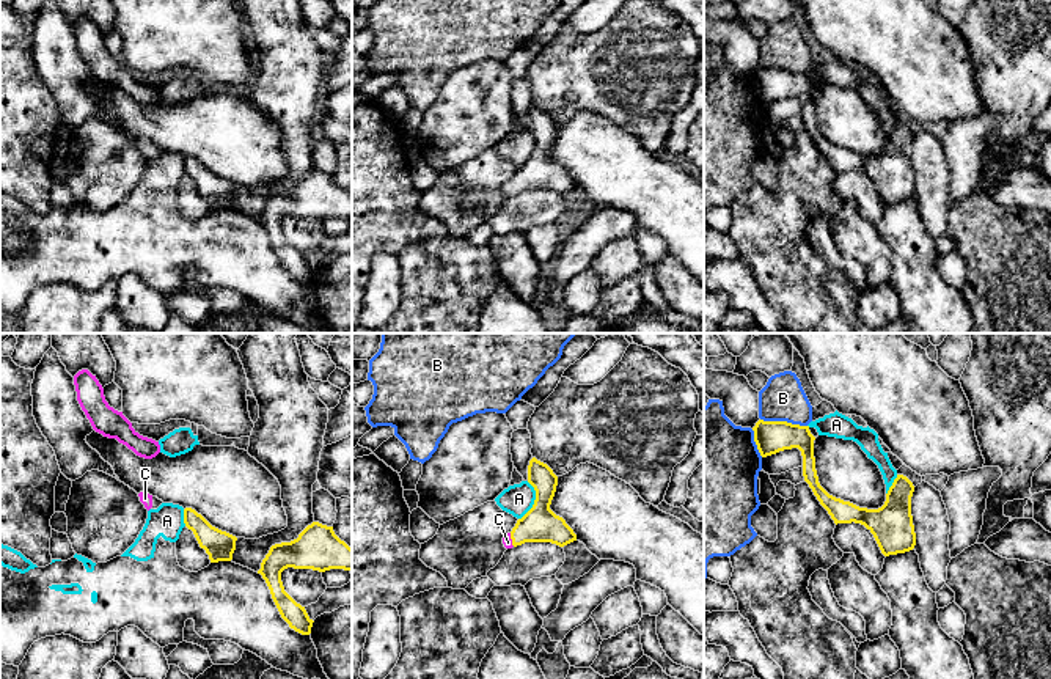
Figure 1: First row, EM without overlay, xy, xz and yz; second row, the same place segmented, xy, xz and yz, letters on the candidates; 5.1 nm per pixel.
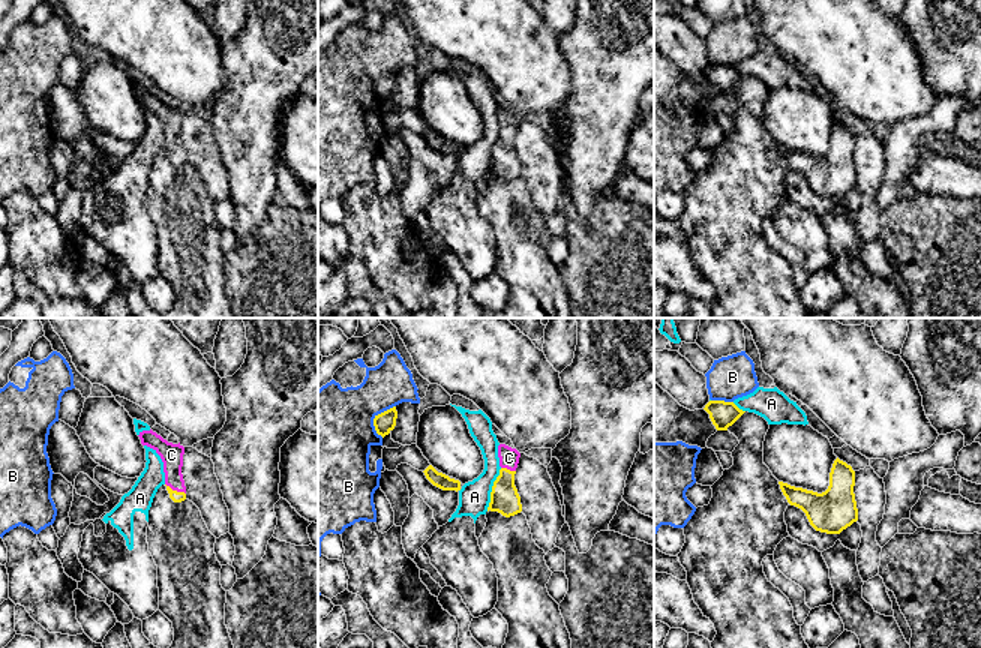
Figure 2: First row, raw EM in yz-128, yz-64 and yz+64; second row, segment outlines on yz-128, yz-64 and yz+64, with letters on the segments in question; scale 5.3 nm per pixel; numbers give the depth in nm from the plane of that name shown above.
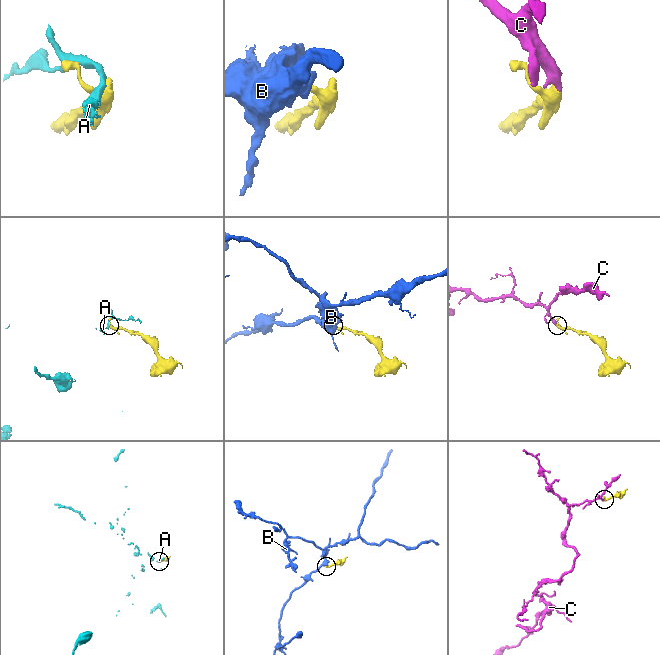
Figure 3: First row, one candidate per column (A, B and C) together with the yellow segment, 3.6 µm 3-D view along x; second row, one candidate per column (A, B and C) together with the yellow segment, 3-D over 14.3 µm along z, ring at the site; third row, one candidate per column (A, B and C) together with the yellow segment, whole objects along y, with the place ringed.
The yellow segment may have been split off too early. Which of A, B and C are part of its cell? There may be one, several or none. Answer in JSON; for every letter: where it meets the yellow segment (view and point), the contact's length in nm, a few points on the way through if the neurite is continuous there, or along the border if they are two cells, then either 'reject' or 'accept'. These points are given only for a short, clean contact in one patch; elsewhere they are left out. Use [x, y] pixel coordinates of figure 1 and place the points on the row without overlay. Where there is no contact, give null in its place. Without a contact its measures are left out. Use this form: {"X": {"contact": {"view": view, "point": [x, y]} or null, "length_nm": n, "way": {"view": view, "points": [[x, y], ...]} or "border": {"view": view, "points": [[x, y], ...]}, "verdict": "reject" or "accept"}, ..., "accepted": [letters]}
{"A": {"contact": {"view": "xz", "point": [534, 148]}, "length_nm": 200, "verdict": "reject"}, "B": {"contact": {"view": "yz", "point": [784, 69]}, "length_nm": 240, "border": {"view": "yz", "points": [[761, 66], [786, 68], [806, 74]]}, "verdict": "reject"}, "C": {"contact": {"view": "xz", "point": [511, 186]}, "length_nm": 80, "way": {"view": "xz", "points": [[539, 172], [511, 186], [508, 190]]}, "verdict": "accept"}, "accepted": ["C"]}

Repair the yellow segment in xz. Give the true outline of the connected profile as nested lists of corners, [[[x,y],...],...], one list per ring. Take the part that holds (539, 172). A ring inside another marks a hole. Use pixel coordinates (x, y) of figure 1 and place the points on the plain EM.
[[[533,105],[528,113],[528,130],[536,138],[534,152],[503,185],[504,195],[512,196],[525,190],[551,190],[564,195],[577,189],[577,182],[566,168],[550,157],[558,134],[553,118]]]

